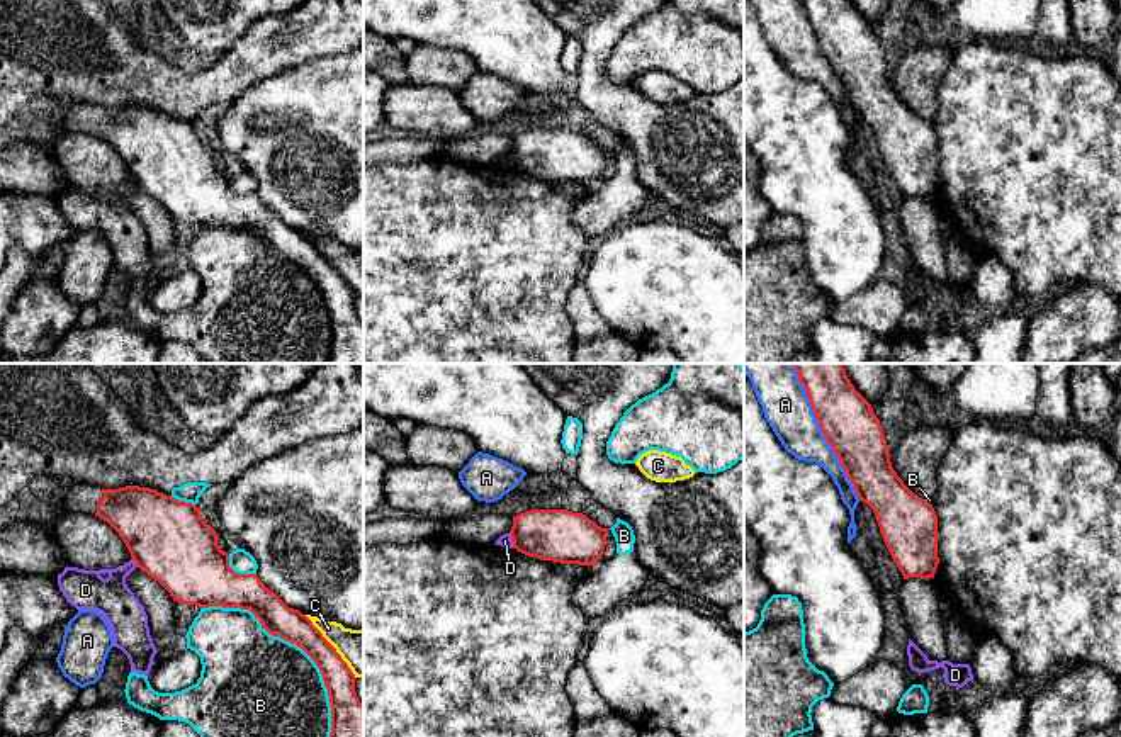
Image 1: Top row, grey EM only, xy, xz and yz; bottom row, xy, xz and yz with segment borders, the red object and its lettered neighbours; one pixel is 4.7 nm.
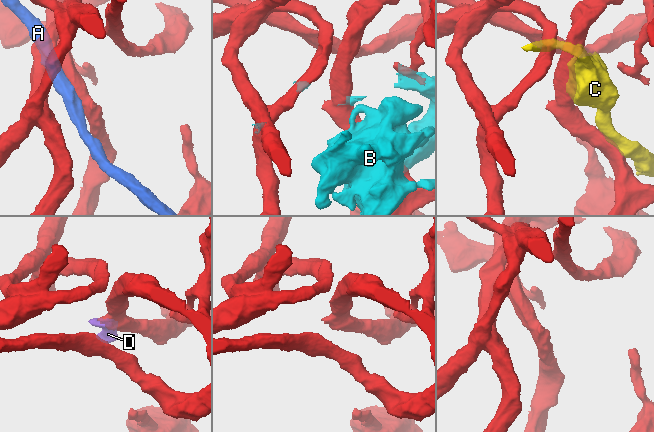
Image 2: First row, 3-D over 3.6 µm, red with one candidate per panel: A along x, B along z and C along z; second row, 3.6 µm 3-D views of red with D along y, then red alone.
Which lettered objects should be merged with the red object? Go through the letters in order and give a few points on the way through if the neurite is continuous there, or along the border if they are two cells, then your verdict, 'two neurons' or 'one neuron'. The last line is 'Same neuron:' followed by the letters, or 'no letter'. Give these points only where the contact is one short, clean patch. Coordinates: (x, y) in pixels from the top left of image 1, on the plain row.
A: two neurons
B: two neurons
C: two neurons
D: along xz (508, 153), (513, 167) | two neurons
Same neuron: no letter

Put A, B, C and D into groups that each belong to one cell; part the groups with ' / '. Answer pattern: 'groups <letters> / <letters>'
groups A / B D / C

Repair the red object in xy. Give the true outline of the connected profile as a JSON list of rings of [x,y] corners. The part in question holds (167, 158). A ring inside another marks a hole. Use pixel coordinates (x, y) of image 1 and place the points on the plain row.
[[[80,102],[75,107],[59,107],[54,114],[75,132],[107,141],[126,163],[136,185],[158,200],[173,221],[199,228],[250,229],[270,255],[301,267],[319,287],[328,309],[331,324],[328,363],[363,363],[363,324],[355,312],[357,297],[348,284],[306,234],[289,228],[256,194],[238,194],[229,187],[229,173],[219,168],[217,153],[202,139],[200,127],[139,105],[99,109]]]

